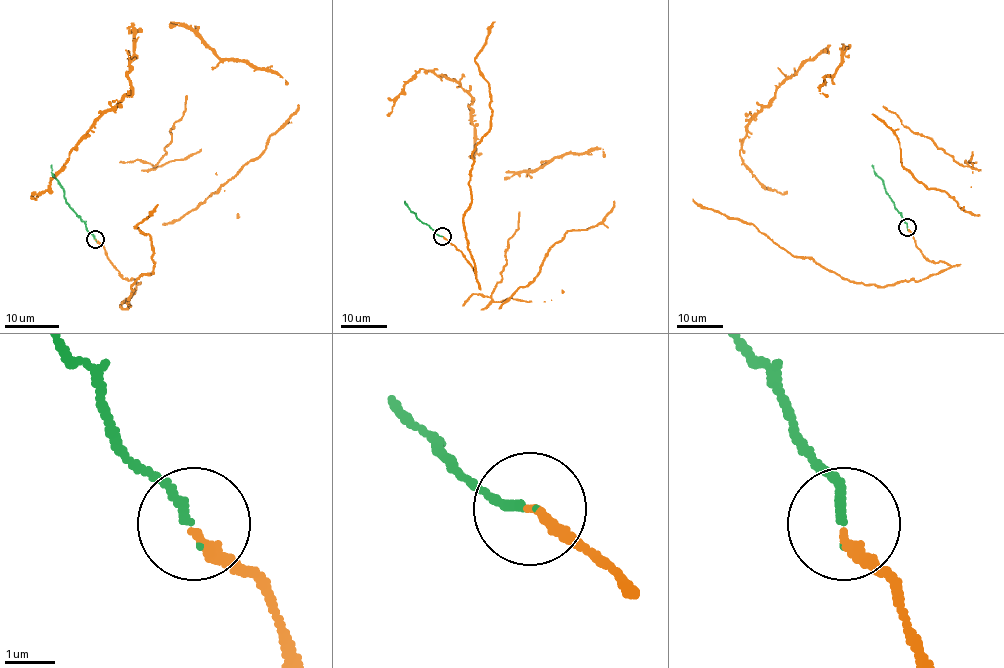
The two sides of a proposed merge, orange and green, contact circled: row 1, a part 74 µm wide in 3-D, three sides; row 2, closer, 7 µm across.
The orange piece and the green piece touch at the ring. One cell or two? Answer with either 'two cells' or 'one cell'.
one cell

